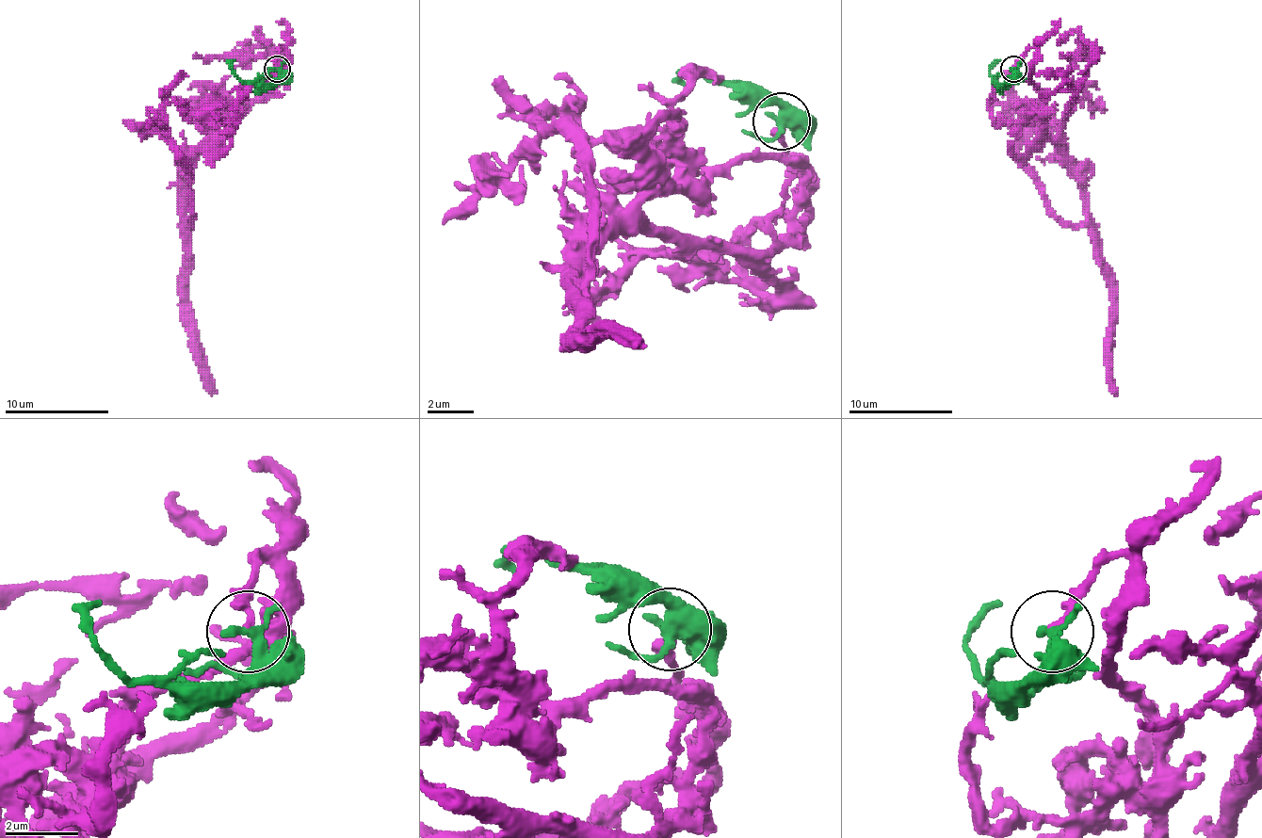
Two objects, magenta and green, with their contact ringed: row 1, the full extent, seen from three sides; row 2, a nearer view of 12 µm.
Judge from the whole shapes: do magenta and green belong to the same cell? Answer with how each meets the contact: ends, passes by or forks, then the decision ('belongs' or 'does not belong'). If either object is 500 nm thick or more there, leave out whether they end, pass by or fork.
magenta ends; green passes by; does not belong

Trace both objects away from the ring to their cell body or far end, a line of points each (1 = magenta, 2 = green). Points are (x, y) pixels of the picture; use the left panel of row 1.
1: (276, 68), (279, 47), (286, 63), (242, 91), (240, 107), (201, 152), (186, 185), (193, 351), (211, 395)
2: (276, 68), (279, 76), (273, 84), (248, 84), (234, 73), (234, 60)

